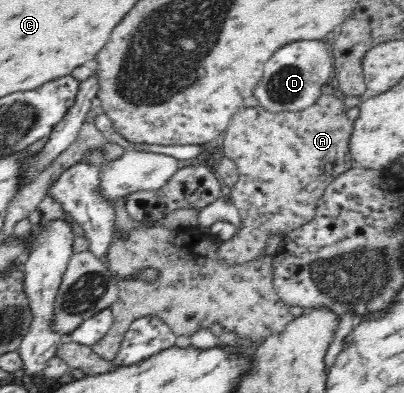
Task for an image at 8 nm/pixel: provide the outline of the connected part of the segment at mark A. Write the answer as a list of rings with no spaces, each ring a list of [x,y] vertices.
[[[320,94],[313,104],[300,111],[270,112],[262,106],[243,107],[224,130],[223,155],[237,165],[238,181],[231,187],[231,199],[238,208],[241,228],[232,238],[219,245],[218,258],[224,264],[241,264],[262,255],[268,247],[270,235],[284,238],[286,233],[302,227],[314,219],[317,201],[324,190],[342,172],[355,166],[351,158],[349,139],[353,121],[344,106],[344,100],[334,95]]]

